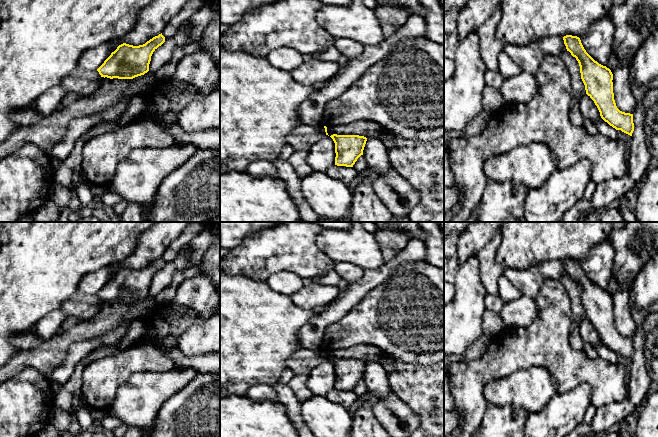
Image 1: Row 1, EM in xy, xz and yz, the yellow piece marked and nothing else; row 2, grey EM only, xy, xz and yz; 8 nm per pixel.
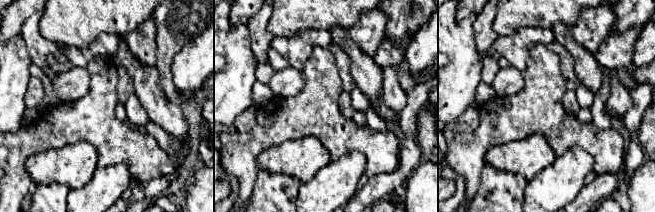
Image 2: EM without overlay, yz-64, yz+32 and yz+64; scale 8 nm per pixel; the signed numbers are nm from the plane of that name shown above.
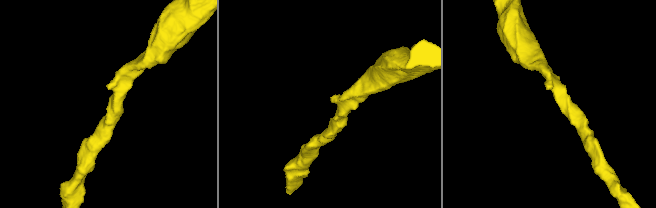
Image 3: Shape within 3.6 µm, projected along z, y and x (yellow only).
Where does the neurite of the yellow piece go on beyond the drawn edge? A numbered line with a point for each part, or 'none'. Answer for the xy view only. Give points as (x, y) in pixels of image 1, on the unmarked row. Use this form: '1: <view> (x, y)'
none

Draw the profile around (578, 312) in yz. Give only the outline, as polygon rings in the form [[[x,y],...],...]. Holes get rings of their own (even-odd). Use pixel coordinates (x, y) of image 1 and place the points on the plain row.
[[[569,275],[563,276],[560,281],[567,290],[571,301],[572,322],[580,324],[586,318],[585,309],[581,303],[580,290],[575,281]]]

